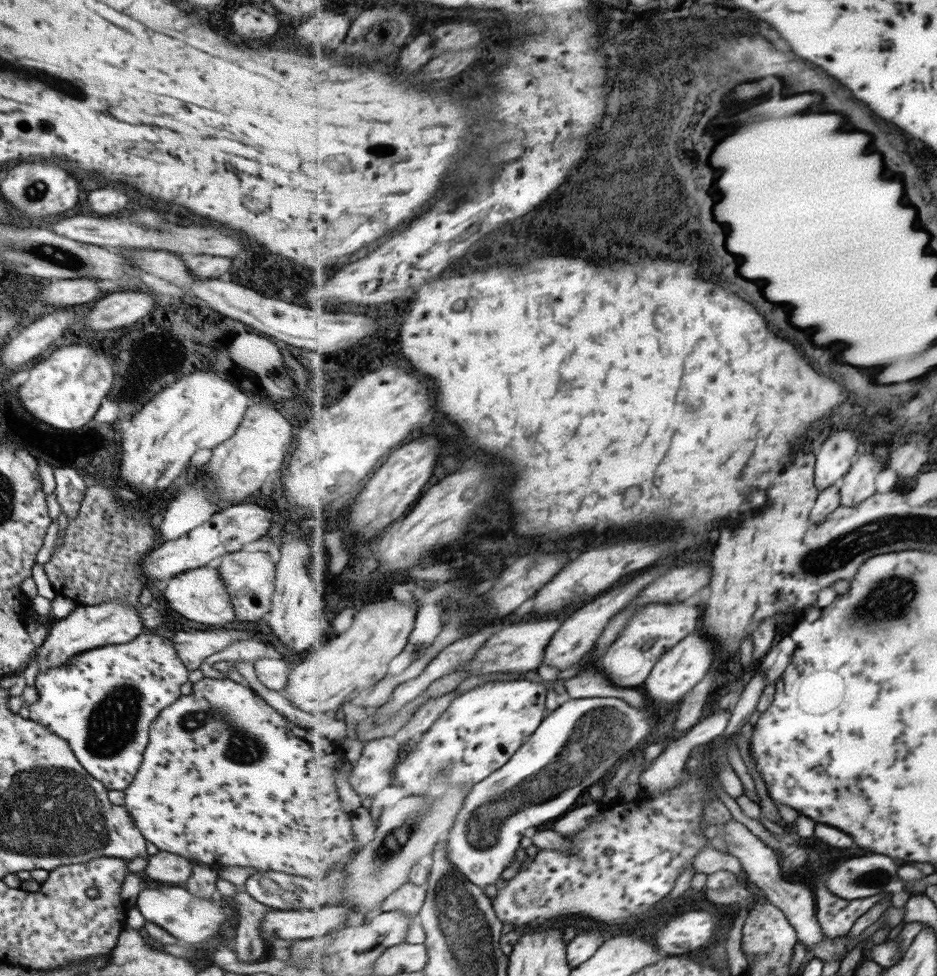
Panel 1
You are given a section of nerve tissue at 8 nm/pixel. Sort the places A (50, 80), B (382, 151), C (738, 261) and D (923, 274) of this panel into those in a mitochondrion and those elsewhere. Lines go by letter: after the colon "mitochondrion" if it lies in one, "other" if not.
A: mitochondrion
B: other
C: other
D: other

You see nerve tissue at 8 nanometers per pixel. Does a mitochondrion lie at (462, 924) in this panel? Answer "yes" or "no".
yes

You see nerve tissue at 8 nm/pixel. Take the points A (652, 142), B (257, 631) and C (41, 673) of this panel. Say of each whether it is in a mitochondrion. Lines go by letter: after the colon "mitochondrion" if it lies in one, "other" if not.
A: mitochondrion
B: other
C: other

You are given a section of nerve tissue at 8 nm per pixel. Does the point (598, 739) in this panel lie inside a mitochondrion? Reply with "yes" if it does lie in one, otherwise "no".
yes

